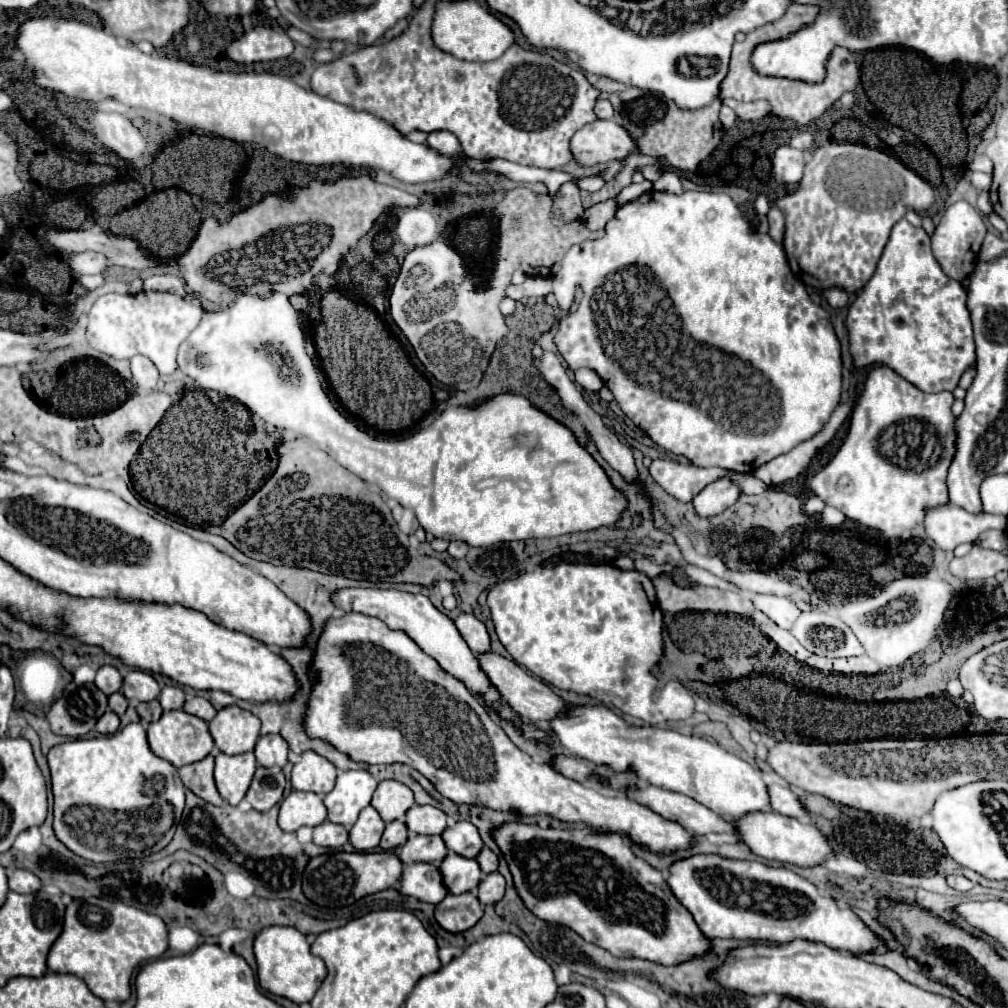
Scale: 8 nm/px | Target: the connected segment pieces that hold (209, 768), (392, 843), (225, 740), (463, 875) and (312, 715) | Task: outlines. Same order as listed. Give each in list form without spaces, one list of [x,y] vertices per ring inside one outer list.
[[[206,756],[204,760],[200,762],[194,762],[194,764],[188,764],[188,766],[182,766],[180,770],[180,778],[184,782],[184,786],[188,790],[192,790],[198,798],[214,804],[214,806],[222,806],[224,800],[220,798],[218,790],[216,790],[216,784],[214,784],[214,756]]]
[[[394,820],[394,822],[388,822],[388,824],[386,824],[386,830],[384,830],[384,834],[382,834],[380,846],[382,846],[384,850],[394,850],[394,848],[398,848],[398,846],[404,846],[406,840],[408,840],[408,828],[406,828],[406,824]]]
[[[226,706],[208,722],[214,744],[224,754],[252,752],[260,736],[260,720],[238,706]]]
[[[450,852],[440,862],[440,870],[444,876],[444,884],[452,894],[464,894],[464,892],[476,890],[484,876],[476,860],[456,856],[454,852]]]
[[[350,612],[342,618],[328,620],[318,642],[316,658],[310,666],[314,674],[314,692],[304,716],[308,736],[328,740],[340,752],[366,764],[408,764],[424,774],[436,790],[456,804],[474,804],[492,810],[514,810],[524,816],[546,814],[562,822],[586,824],[592,832],[616,832],[630,842],[654,852],[674,854],[696,844],[696,836],[678,822],[666,820],[628,796],[606,794],[594,784],[582,784],[562,776],[546,764],[536,764],[528,754],[518,750],[506,732],[490,718],[484,706],[450,676],[440,664],[420,650],[420,646],[402,630],[390,630],[382,620]]]

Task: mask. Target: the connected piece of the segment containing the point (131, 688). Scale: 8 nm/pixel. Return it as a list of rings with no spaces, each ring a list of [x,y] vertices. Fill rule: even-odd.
[[[132,670],[124,676],[122,694],[132,702],[150,702],[150,700],[158,698],[160,686],[150,674],[146,674],[142,670]]]

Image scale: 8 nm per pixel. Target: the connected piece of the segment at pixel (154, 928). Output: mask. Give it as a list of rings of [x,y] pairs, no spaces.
[[[104,898],[74,900],[66,908],[64,932],[48,954],[48,968],[58,974],[74,974],[86,980],[88,988],[102,1000],[126,1002],[130,998],[130,978],[134,970],[168,950],[168,928],[160,916],[108,902]]]

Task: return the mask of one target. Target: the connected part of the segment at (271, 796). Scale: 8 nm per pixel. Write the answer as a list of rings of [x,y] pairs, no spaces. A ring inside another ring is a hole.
[[[258,766],[254,780],[250,784],[250,790],[246,794],[246,800],[252,804],[254,810],[268,812],[274,804],[278,804],[282,800],[284,786],[286,786],[286,780],[284,780],[282,768]]]

